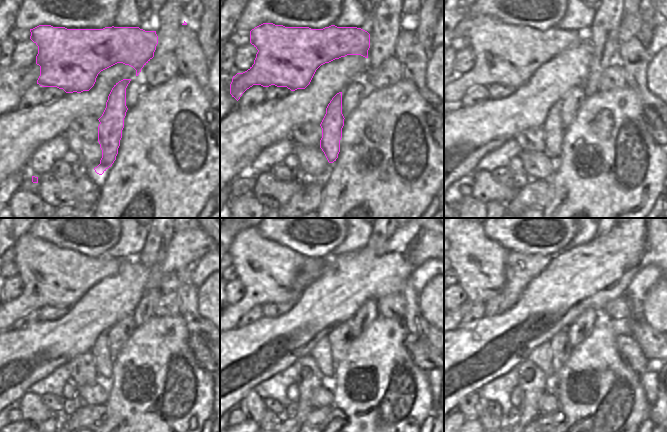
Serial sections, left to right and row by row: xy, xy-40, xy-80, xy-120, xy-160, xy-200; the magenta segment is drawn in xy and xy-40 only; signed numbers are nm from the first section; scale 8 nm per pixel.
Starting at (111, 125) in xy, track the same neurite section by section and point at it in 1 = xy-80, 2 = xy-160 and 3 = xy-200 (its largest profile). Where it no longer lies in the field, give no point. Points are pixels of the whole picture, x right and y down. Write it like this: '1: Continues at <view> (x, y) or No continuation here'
1: Continues at xy-80 (554, 133)
2: Continues at xy-160 (326, 365)
3: Continues at xy-200 (546, 366)

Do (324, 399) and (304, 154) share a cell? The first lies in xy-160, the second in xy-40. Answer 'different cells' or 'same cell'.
same cell

